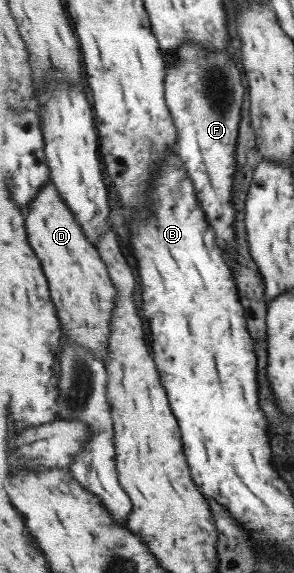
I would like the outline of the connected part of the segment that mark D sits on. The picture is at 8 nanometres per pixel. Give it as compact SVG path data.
M50 181L32 200L26 213L27 235L51 284L51 296L59 311L65 337L86 346L102 360L108 360L112 334L112 314L116 310L118 289L97 247L88 240L72 208Z

